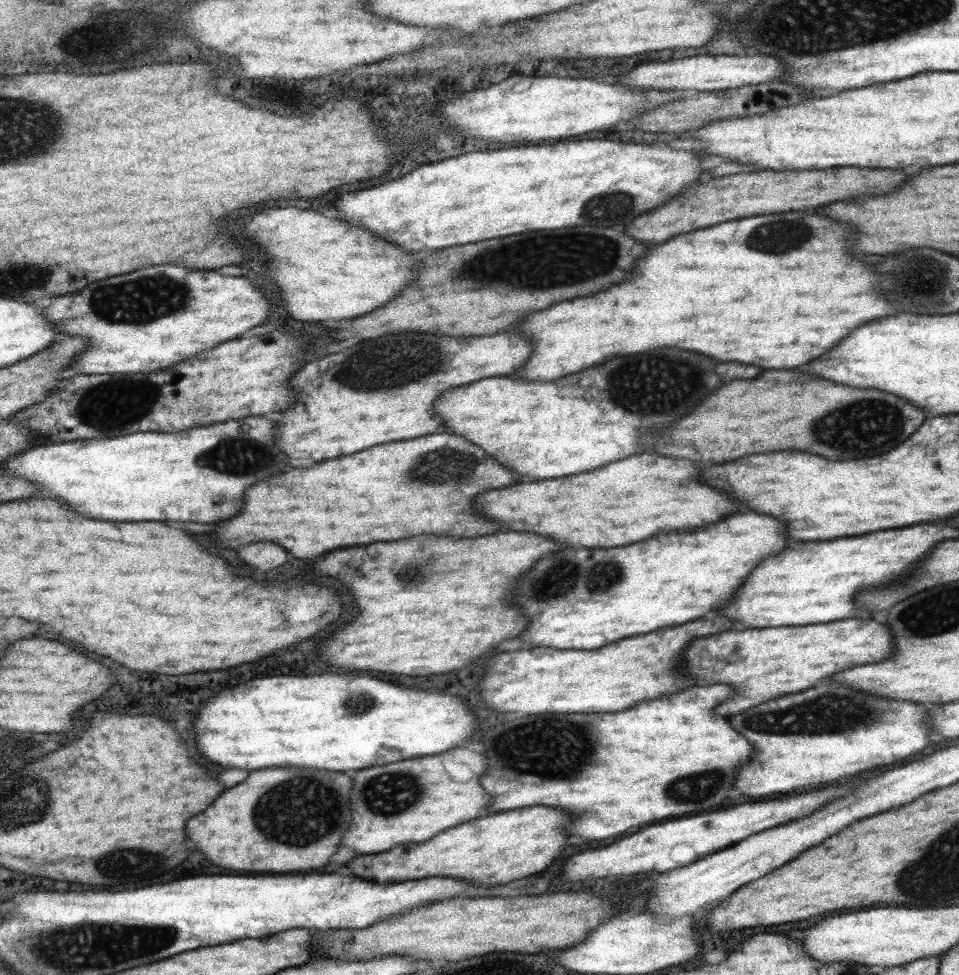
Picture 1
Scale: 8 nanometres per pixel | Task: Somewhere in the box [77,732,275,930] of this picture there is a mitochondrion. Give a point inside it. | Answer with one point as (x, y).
(120, 859)

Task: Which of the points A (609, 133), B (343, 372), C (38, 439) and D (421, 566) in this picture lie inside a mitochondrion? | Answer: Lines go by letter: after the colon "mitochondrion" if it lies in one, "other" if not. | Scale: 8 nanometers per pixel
A: other
B: mitochondrion
C: other
D: mitochondrion

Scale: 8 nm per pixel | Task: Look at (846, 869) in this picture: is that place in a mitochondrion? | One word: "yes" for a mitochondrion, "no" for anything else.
no

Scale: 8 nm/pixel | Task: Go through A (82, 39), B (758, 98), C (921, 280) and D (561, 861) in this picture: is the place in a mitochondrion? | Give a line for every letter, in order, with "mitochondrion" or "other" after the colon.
A: mitochondrion
B: other
C: mitochondrion
D: other

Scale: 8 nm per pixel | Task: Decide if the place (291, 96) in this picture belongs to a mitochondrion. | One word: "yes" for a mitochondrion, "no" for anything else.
no

